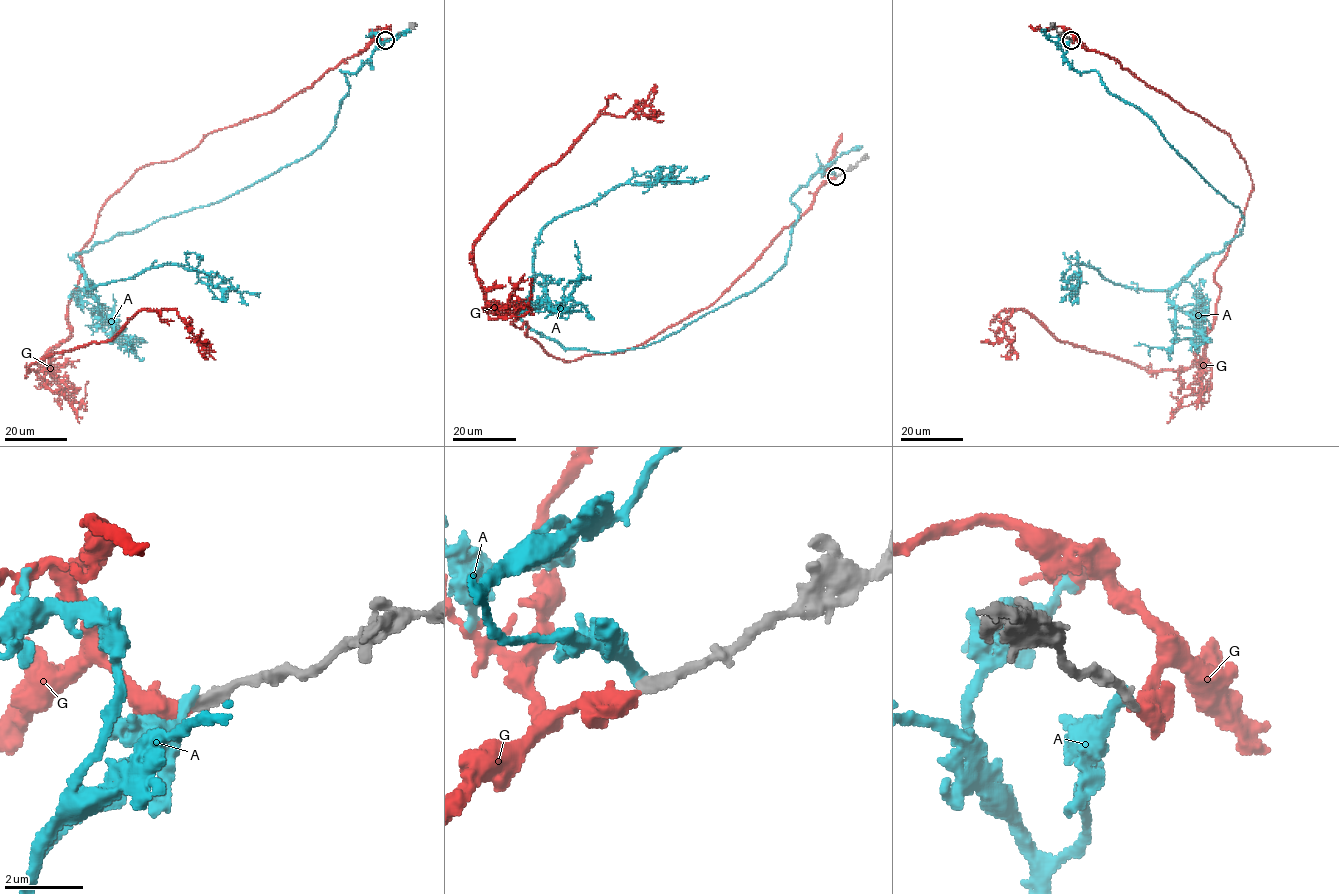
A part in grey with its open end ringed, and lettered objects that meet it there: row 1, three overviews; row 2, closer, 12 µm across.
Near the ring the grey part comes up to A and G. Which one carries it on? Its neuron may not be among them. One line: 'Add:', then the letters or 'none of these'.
Add: G

